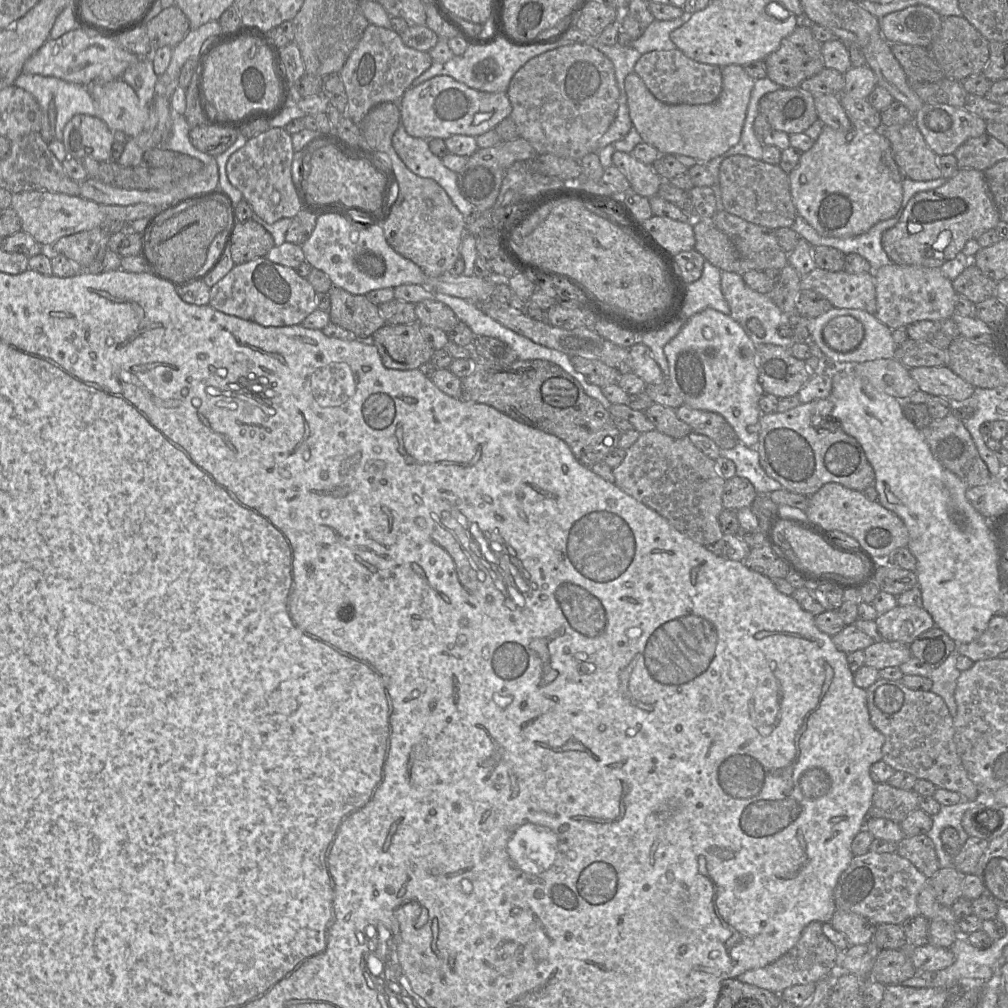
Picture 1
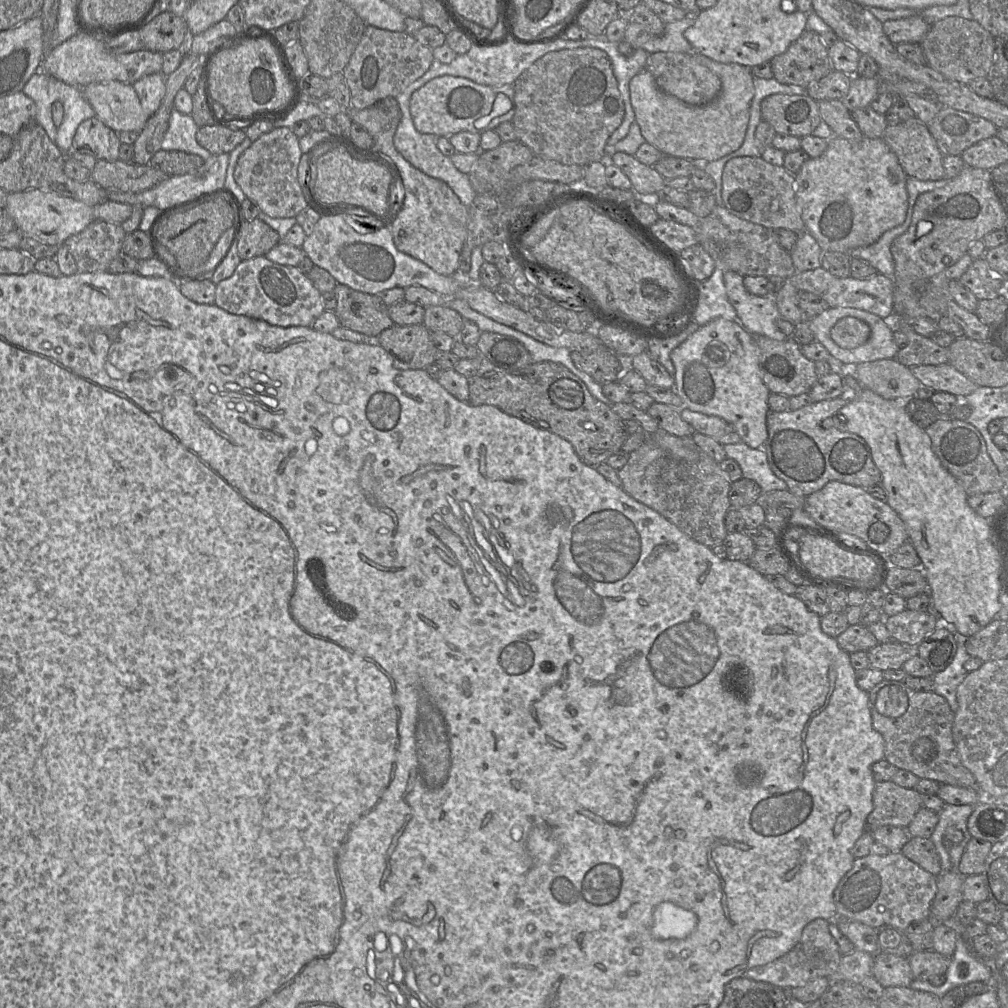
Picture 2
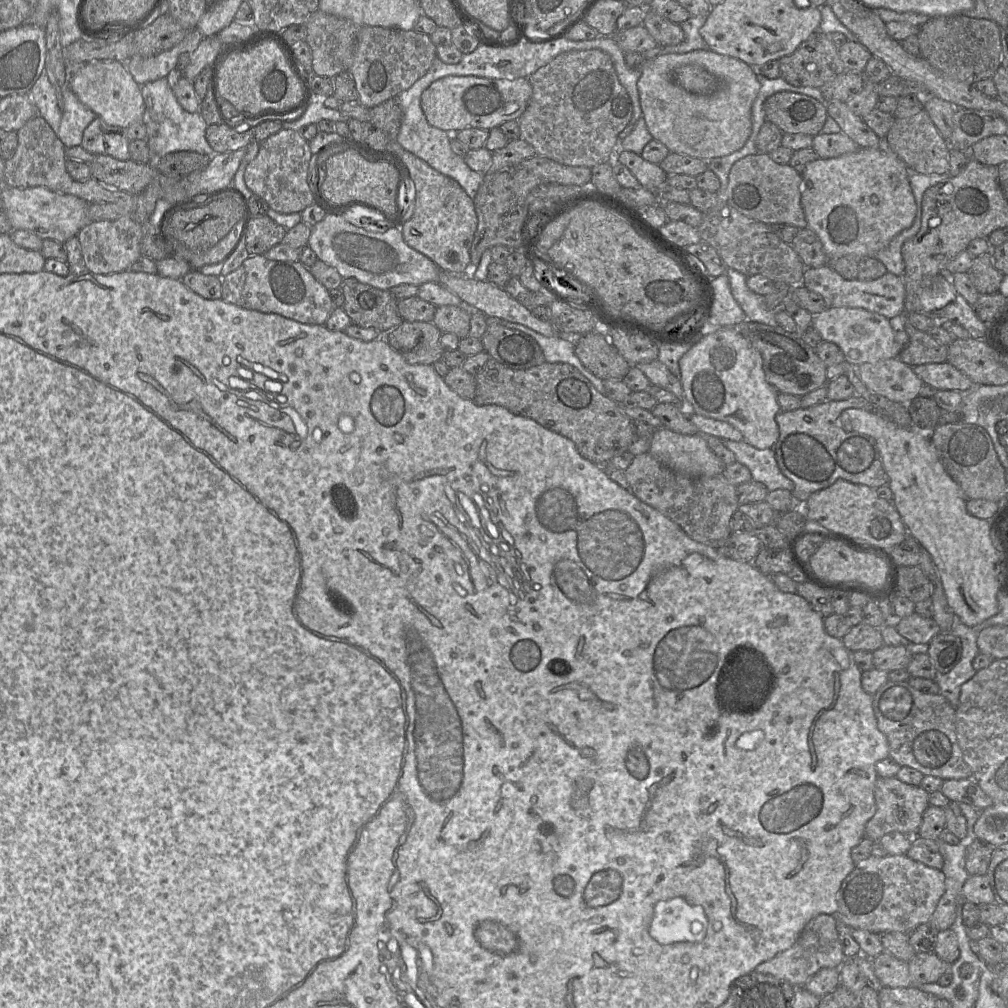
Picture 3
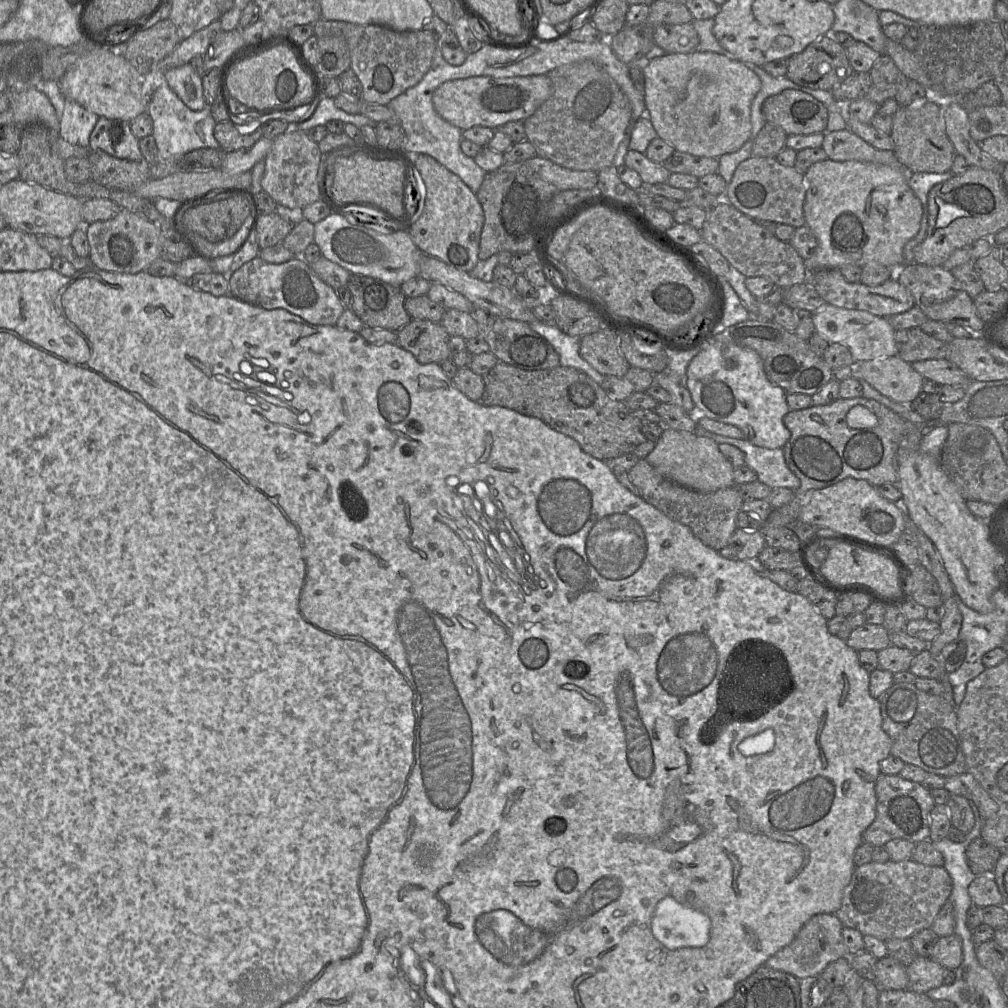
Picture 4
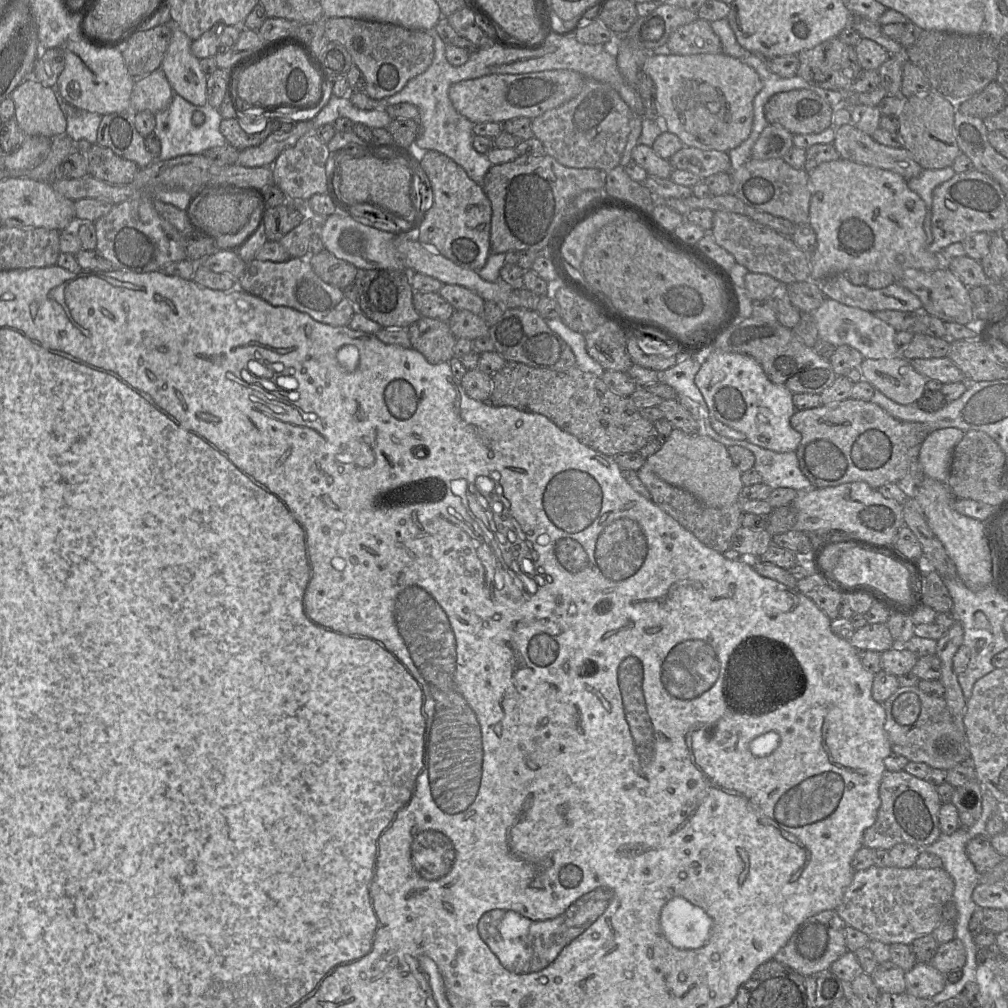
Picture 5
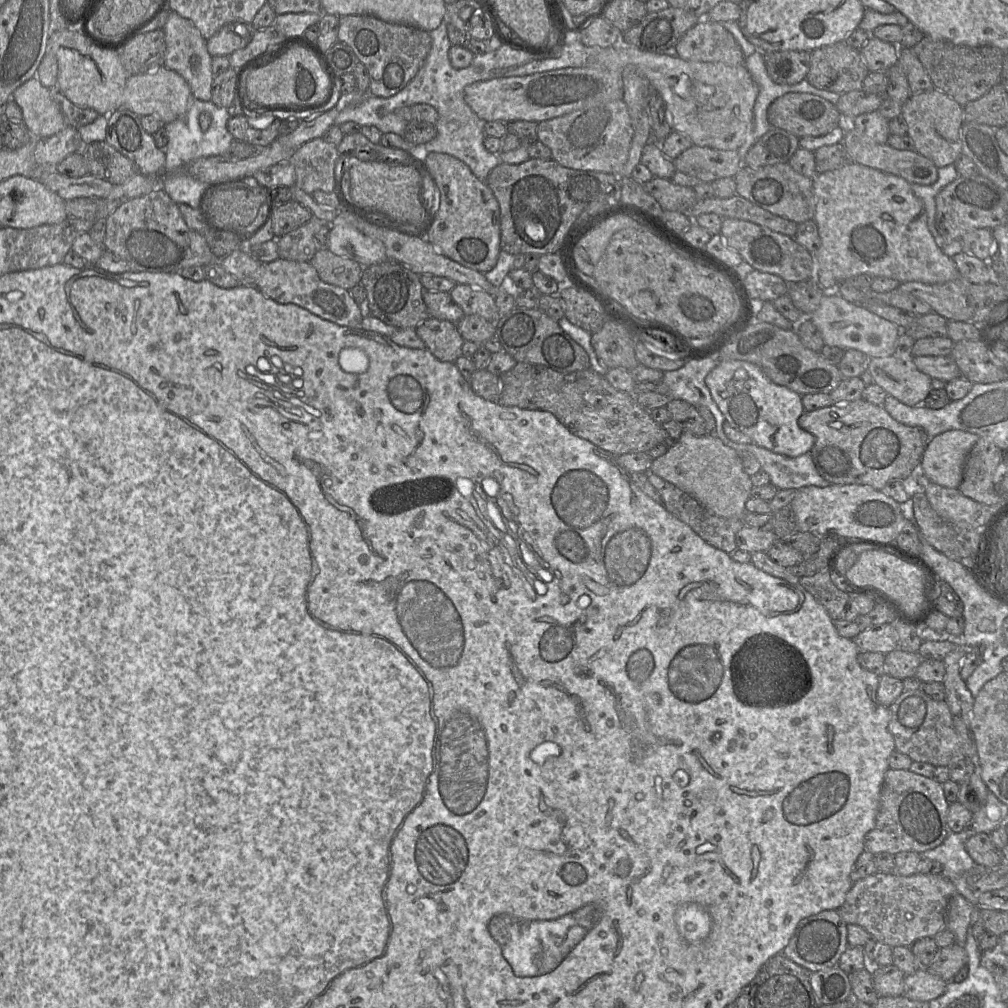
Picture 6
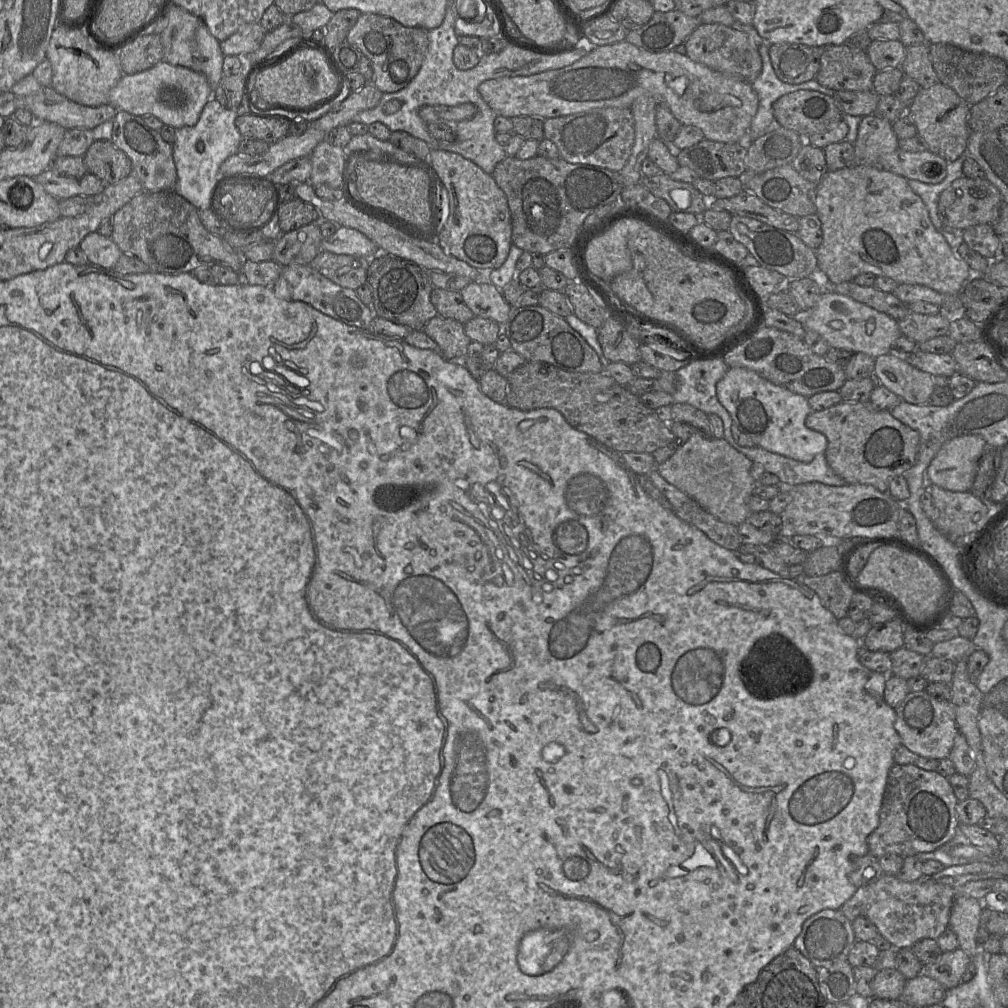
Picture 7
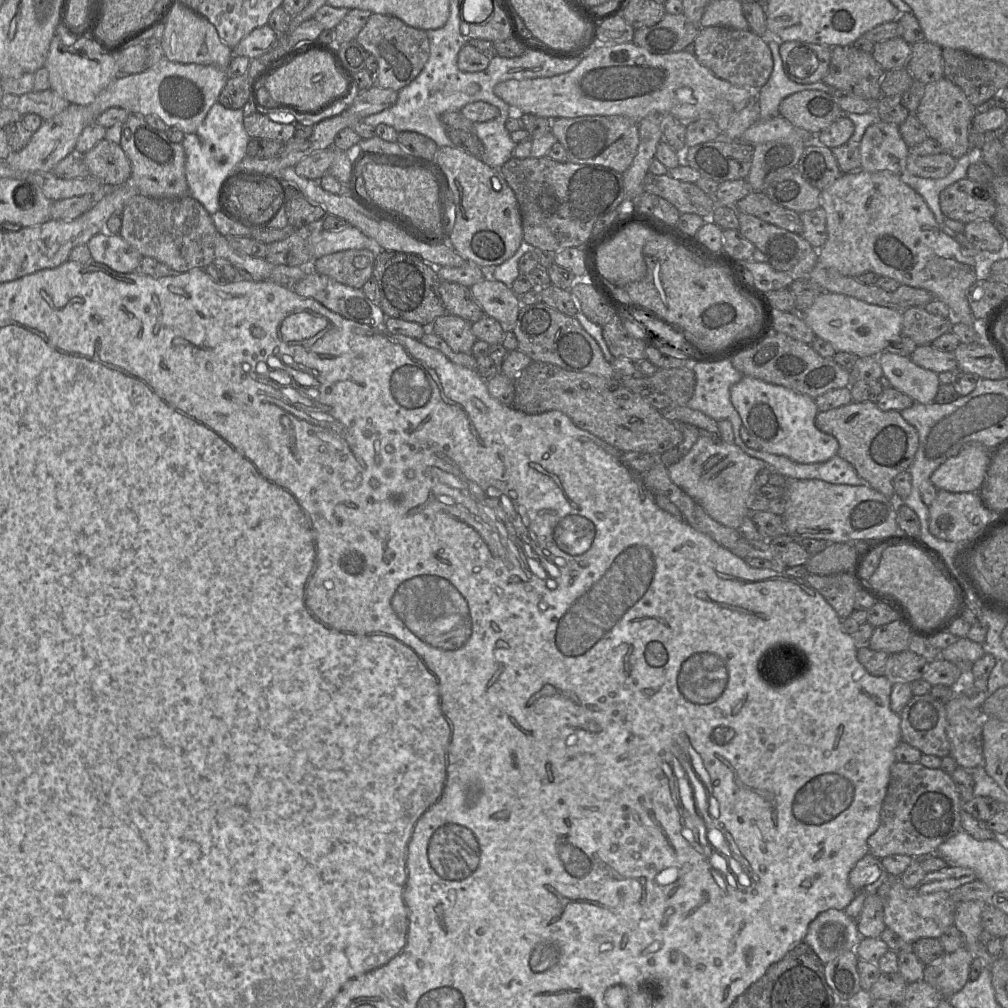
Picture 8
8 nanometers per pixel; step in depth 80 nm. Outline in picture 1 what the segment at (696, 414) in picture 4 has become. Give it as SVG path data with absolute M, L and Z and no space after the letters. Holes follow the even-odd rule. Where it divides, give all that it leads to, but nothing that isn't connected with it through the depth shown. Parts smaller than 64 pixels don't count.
M739 441L732 449L721 449L720 456L735 463L736 476L748 479L757 494L770 494L783 489L782 485L767 475L760 465L759 453L756 448L749 448Z

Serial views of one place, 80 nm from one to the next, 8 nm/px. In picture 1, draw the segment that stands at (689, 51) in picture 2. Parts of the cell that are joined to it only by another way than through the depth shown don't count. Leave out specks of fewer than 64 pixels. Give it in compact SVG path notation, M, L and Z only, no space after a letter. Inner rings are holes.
M683 14L673 20L654 20L649 24L644 33L637 39L632 40L631 46L641 54L651 51L667 51L676 49L670 39L673 30L682 26L691 14Z

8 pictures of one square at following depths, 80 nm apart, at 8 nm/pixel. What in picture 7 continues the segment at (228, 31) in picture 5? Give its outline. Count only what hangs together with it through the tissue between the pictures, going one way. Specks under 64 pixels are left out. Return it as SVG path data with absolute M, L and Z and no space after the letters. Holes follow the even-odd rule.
M259 23L242 25L234 34L220 42L224 56L243 57L256 51L267 31Z

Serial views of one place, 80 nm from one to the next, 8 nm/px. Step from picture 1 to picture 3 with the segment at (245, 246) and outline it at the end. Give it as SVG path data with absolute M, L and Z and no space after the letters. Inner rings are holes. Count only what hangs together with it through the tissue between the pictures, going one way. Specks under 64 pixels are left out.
M268 216L250 217L245 227L245 246L249 255L264 255L282 243L287 230Z

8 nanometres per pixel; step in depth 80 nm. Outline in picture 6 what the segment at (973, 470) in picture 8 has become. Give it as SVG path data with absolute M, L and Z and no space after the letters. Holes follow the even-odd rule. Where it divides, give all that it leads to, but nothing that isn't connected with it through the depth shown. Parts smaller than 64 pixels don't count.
M962 430L936 435L928 442L920 462L924 475L932 483L958 489L966 458L978 439L978 435Z

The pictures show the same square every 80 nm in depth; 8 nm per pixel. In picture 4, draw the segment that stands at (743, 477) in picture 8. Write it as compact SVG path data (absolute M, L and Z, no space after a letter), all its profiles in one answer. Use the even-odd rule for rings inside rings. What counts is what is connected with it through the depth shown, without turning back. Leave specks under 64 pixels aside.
M665 427L655 448L645 459L661 475L681 486L712 492L735 485L734 467L721 453L718 445L708 437Z

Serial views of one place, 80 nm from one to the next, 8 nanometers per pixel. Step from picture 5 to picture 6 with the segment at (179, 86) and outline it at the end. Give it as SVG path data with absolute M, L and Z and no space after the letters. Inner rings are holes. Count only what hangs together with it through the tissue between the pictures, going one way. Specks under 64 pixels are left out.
M173 11L170 12L163 31L166 43L163 65L186 80L195 99L210 101L214 76L211 70L212 56L207 50L207 40L203 38L200 31L190 20Z

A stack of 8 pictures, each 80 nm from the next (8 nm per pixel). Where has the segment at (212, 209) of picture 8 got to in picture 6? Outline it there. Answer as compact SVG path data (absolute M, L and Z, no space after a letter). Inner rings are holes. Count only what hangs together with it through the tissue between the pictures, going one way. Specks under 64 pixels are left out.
M193 98L183 116L163 125L168 143L165 148L164 177L160 180L160 187L177 204L183 203L199 209L201 196L208 185L189 175L185 167L197 158L227 155L230 144L234 140L227 130L227 122L230 118L227 108L217 107L211 100L201 101ZM202 113L210 116L210 124L206 131L203 131L199 124L199 116Z

